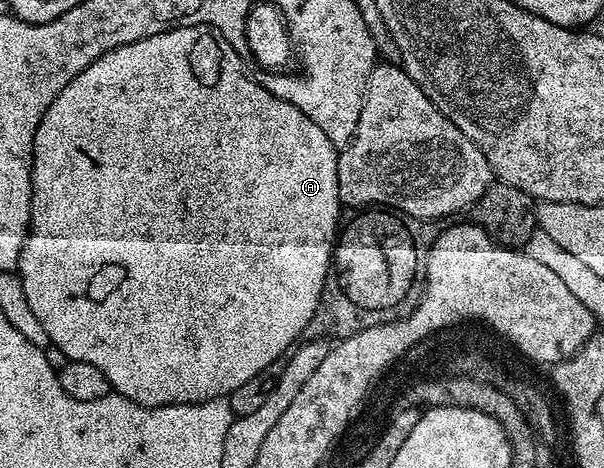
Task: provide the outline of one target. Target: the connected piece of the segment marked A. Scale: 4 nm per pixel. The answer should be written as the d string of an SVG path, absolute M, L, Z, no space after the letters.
M209 24L171 28L162 34L150 34L150 38L142 38L138 42L118 46L114 50L102 54L94 62L90 62L90 66L86 66L86 70L82 70L82 74L73 78L66 86L66 90L62 90L62 94L58 94L58 98L54 98L54 102L50 102L50 110L46 110L46 114L42 114L42 122L38 122L38 130L34 130L32 221L28 227L28 237L22 246L18 269L27 305L30 306L31 312L39 322L42 322L42 327L48 335L48 344L51 347L56 347L68 360L81 360L82 362L90 362L90 366L98 366L98 370L102 370L102 374L106 374L108 387L115 395L136 400L147 408L161 408L171 404L201 404L207 400L228 398L243 383L250 382L255 376L268 371L269 366L277 363L305 335L305 333L303 334L304 327L308 328L313 323L319 298L323 294L324 284L329 277L333 247L337 243L338 229L342 224L342 215L340 216L342 205L338 194L337 145L332 144L330 138L326 138L326 134L322 134L322 130L317 124L302 110L298 110L298 106L270 94L262 87L259 79L252 77L251 80L248 76L251 75L249 69L244 66L244 60L216 28L211 28Z

